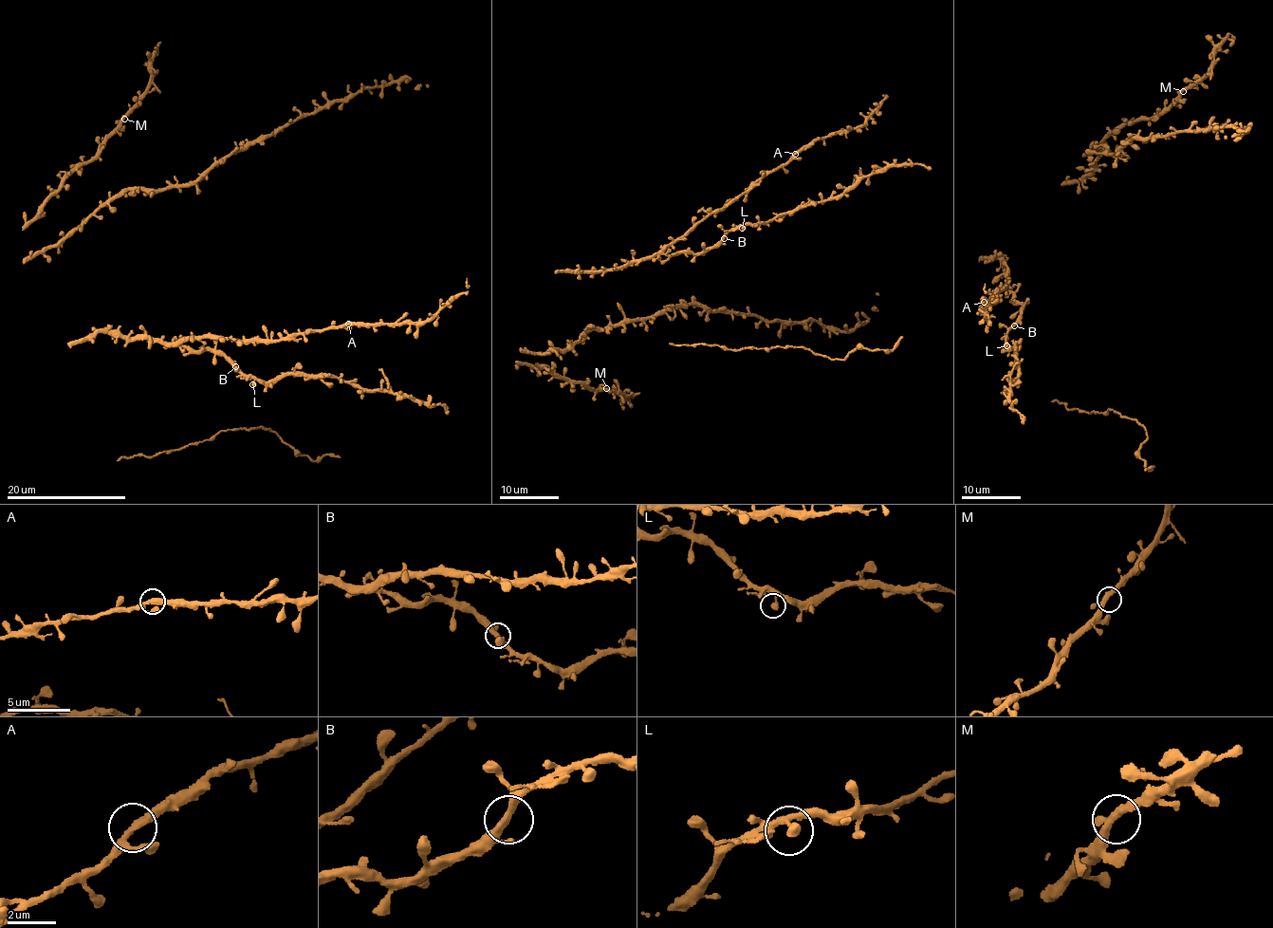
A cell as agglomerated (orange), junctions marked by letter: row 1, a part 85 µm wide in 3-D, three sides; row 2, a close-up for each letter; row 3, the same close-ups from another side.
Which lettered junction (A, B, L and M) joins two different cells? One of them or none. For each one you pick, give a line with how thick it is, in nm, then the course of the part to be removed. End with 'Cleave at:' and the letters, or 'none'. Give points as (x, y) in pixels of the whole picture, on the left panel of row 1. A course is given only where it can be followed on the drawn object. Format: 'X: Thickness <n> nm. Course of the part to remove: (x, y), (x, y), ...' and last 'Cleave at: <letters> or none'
Cleave at: none

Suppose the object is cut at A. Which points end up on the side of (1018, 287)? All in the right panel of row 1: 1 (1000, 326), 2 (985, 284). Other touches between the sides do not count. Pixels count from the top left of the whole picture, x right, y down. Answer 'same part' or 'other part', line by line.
1: same part
2: other part

